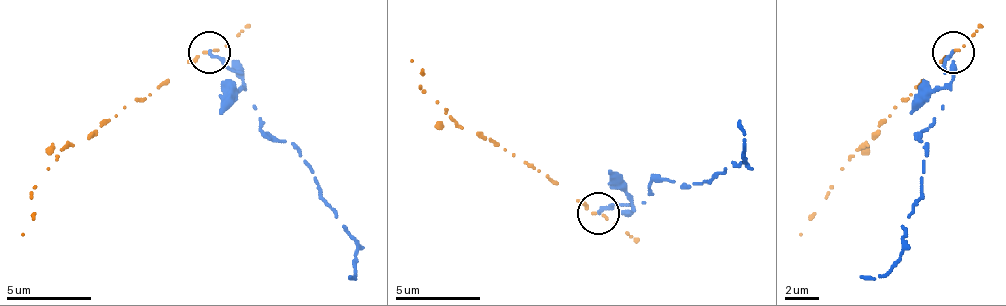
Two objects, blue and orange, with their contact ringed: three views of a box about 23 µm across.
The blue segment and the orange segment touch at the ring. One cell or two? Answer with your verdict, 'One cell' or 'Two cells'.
Two cells

